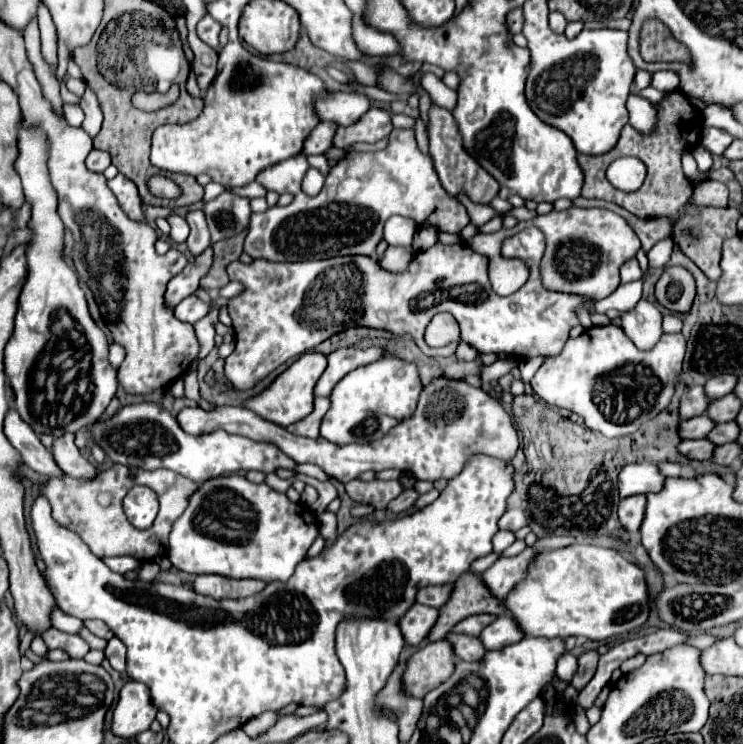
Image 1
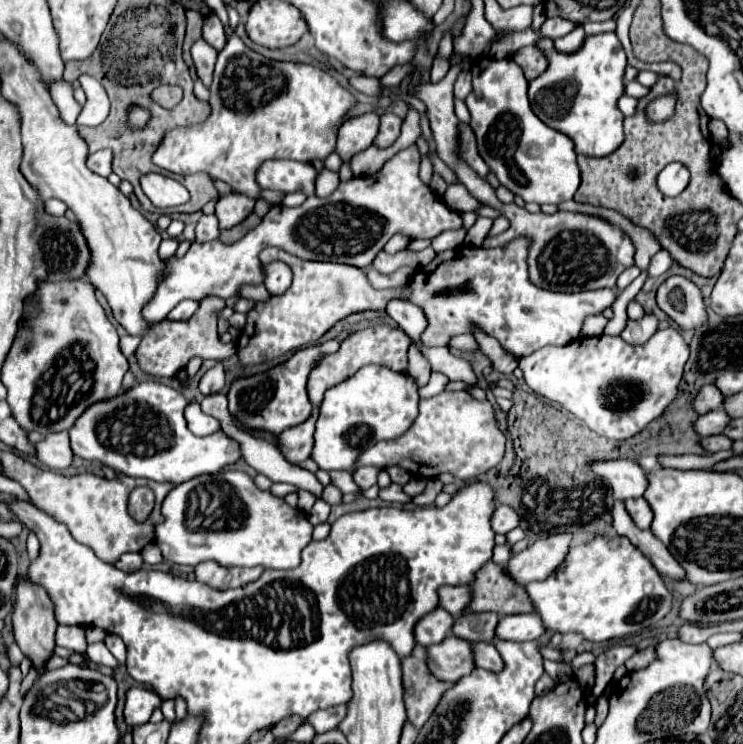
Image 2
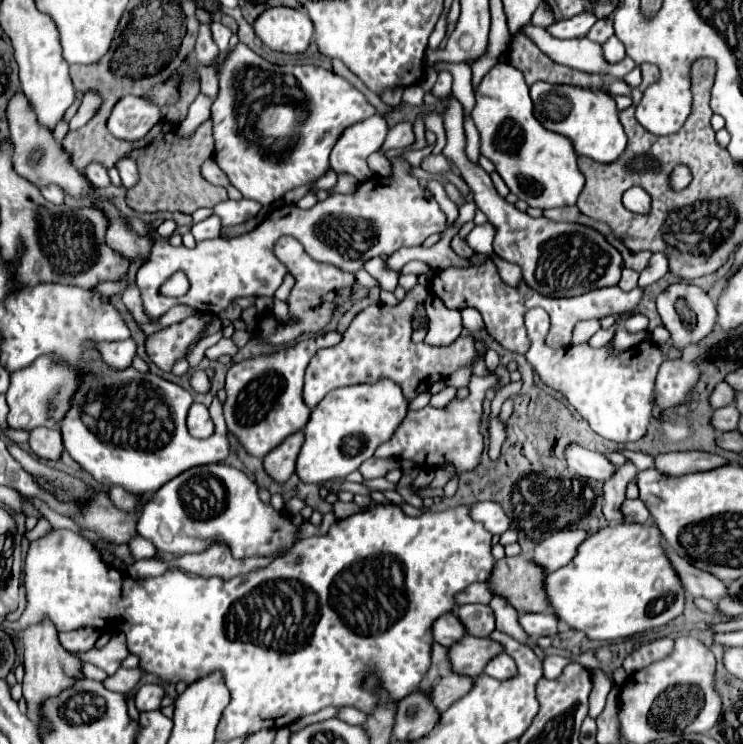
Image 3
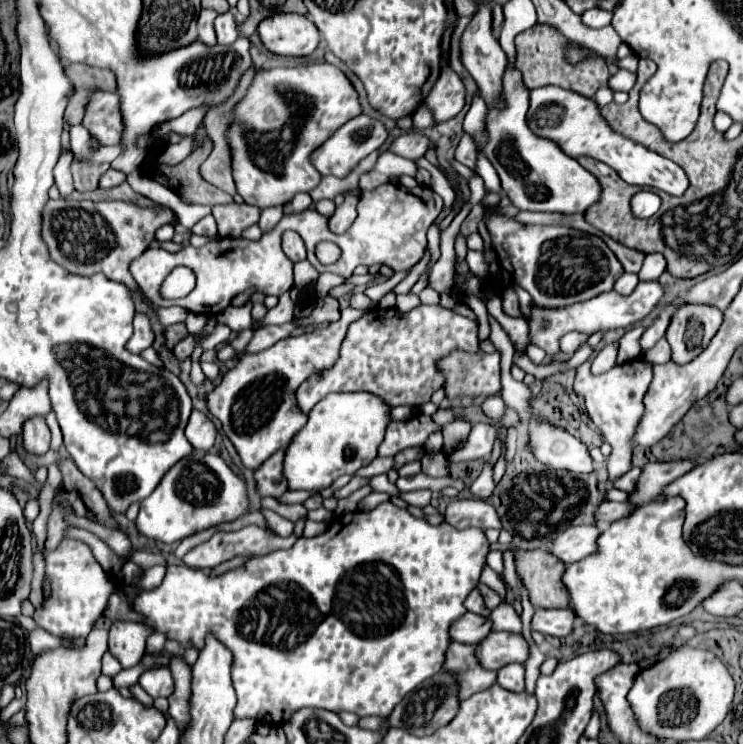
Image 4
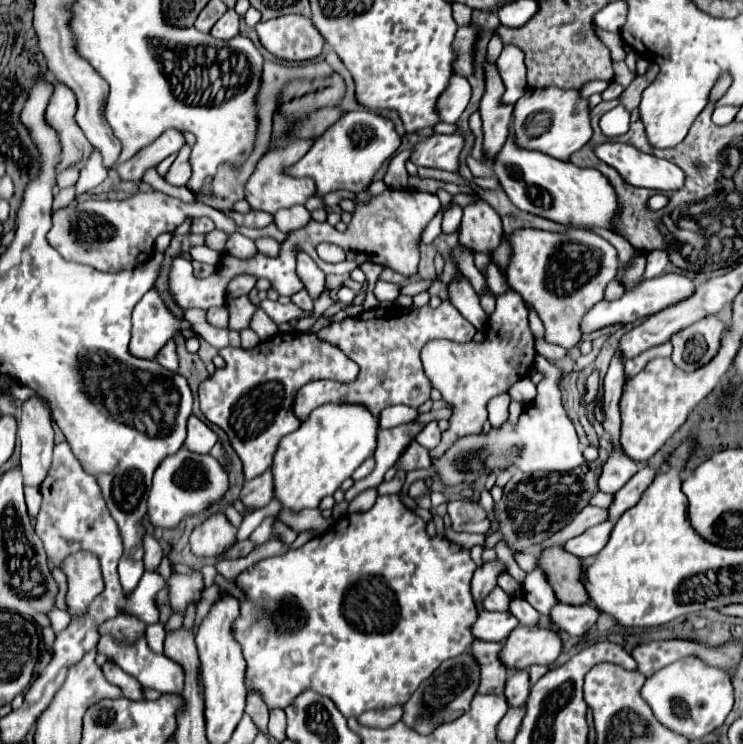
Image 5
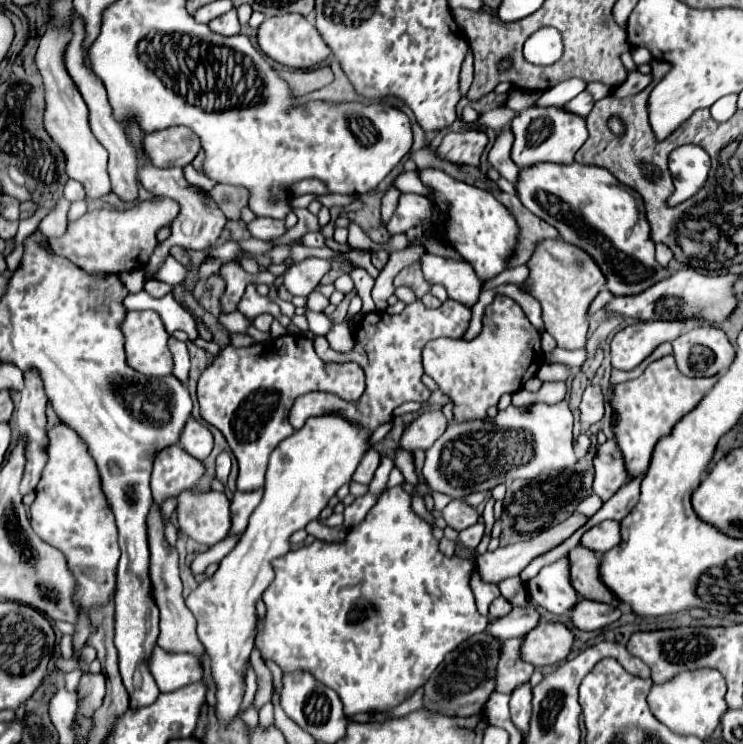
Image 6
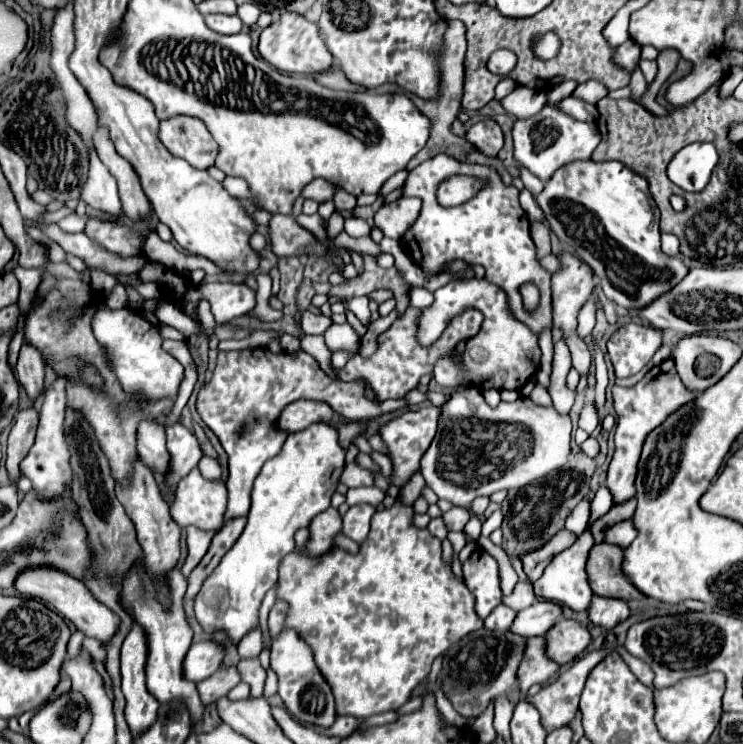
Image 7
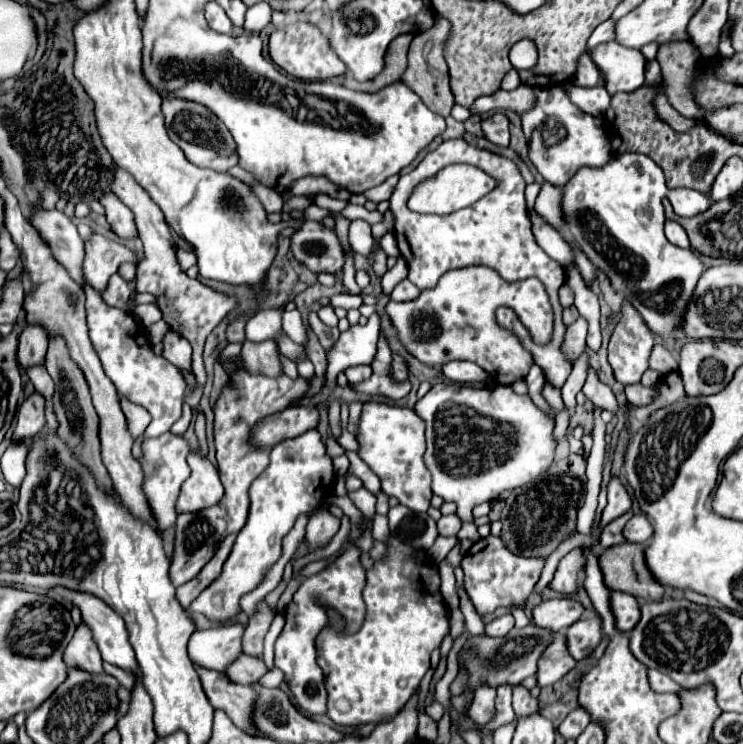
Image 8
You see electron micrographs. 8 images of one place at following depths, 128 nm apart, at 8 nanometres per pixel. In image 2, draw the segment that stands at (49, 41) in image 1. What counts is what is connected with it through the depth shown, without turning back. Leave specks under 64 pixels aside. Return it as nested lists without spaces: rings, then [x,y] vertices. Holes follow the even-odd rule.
[[[58,82],[54,86],[54,90],[50,90],[52,94],[52,100],[60,112],[60,118],[66,122],[66,124],[76,124],[76,118],[80,114],[80,106],[76,104],[74,96],[72,96],[72,84],[70,82]]]

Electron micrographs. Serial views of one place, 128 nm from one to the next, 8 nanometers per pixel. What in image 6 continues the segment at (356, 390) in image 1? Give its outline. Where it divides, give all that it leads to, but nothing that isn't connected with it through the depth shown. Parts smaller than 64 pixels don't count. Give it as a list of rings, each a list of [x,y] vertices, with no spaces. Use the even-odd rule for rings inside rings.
[[[336,414],[308,418],[300,430],[282,440],[272,452],[262,502],[252,512],[250,524],[236,548],[222,558],[214,576],[198,584],[186,598],[186,606],[198,620],[198,638],[211,658],[216,684],[216,716],[222,722],[228,722],[240,710],[245,693],[246,662],[256,637],[256,602],[274,580],[272,560],[284,556],[290,550],[290,536],[316,520],[336,490],[350,482],[366,448],[366,430],[350,426],[350,422]]]

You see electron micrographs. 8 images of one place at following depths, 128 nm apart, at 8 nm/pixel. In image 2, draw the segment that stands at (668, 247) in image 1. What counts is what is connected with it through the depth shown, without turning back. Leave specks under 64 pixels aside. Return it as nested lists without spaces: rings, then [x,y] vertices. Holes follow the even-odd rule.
[[[660,250],[658,254],[654,254],[654,258],[652,258],[652,262],[650,262],[648,276],[650,276],[650,278],[652,278],[652,276],[660,276],[660,274],[664,274],[670,266],[672,266],[670,254],[668,254],[666,250]]]

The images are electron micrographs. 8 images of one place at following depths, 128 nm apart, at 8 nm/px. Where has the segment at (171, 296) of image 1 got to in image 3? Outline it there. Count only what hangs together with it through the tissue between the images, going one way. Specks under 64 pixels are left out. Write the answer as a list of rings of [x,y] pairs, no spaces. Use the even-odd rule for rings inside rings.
[[[392,158],[392,166],[394,166],[392,176],[379,178],[375,184],[374,180],[370,178],[364,181],[364,184],[359,184],[358,190],[350,196],[334,194],[334,196],[326,198],[324,202],[318,202],[310,210],[300,210],[298,206],[280,206],[280,208],[272,210],[268,214],[268,218],[258,228],[254,228],[252,232],[248,232],[244,236],[236,236],[236,238],[222,238],[220,236],[214,240],[202,240],[196,244],[196,248],[186,248],[186,246],[176,248],[176,246],[168,244],[168,240],[158,238],[156,244],[152,246],[152,254],[150,254],[152,258],[148,256],[146,264],[140,266],[138,280],[136,280],[136,284],[142,292],[146,312],[154,318],[160,318],[172,306],[186,304],[186,306],[194,308],[196,312],[220,314],[222,310],[226,310],[226,306],[232,300],[236,300],[240,296],[274,296],[286,273],[281,271],[279,261],[273,254],[273,247],[278,238],[284,234],[294,236],[304,246],[306,254],[312,260],[332,264],[332,266],[340,268],[342,272],[352,272],[352,274],[358,272],[362,268],[362,264],[370,258],[392,256],[396,250],[400,250],[404,246],[420,246],[430,234],[442,232],[446,228],[446,214],[440,210],[440,206],[436,204],[431,192],[420,186],[416,178],[408,176],[408,166],[400,158]],[[176,270],[184,270],[186,276],[190,278],[190,292],[182,298],[162,298],[158,294],[158,288]]]

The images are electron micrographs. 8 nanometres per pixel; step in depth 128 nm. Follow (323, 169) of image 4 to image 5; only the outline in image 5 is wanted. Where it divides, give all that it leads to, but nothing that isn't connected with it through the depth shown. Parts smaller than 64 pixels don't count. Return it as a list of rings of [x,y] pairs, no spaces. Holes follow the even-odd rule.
[[[368,110],[346,112],[338,122],[328,126],[328,130],[314,140],[312,148],[302,160],[298,160],[292,166],[286,166],[286,174],[296,178],[312,176],[316,182],[316,196],[320,198],[336,190],[348,190],[358,194],[360,190],[366,190],[370,186],[374,174],[386,160],[390,160],[396,154],[400,144],[402,138],[398,136],[392,120]]]

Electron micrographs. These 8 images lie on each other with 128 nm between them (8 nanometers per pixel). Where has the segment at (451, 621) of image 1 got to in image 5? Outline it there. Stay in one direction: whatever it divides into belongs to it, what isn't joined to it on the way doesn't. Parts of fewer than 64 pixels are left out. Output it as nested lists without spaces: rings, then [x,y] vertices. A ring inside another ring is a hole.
[[[552,546],[546,548],[540,554],[538,564],[546,576],[550,578],[550,584],[558,592],[558,600],[566,604],[588,604],[590,596],[582,584],[582,560],[570,554],[564,546]]]

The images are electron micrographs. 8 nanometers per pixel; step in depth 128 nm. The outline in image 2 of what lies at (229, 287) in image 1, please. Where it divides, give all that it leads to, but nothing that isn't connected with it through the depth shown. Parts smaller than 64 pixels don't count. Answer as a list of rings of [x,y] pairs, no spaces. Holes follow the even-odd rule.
[[[244,286],[240,290],[240,296],[250,298],[250,300],[260,300],[260,302],[270,300],[270,292],[264,286]]]

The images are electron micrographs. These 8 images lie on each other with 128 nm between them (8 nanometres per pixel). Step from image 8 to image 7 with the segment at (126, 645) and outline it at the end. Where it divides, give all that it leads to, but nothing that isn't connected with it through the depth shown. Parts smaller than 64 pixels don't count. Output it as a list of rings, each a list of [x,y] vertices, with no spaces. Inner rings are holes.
[[[42,566],[40,570],[26,570],[24,574],[20,574],[20,578],[16,582],[16,590],[22,592],[22,596],[36,598],[36,600],[44,602],[48,608],[56,610],[66,620],[70,620],[88,638],[96,638],[102,646],[108,644],[118,632],[118,626],[120,626],[118,614],[114,614],[108,606],[98,602],[90,594],[90,590],[86,588],[84,582],[78,582],[76,578],[70,578],[68,574],[62,574],[60,570],[52,570],[50,566]]]

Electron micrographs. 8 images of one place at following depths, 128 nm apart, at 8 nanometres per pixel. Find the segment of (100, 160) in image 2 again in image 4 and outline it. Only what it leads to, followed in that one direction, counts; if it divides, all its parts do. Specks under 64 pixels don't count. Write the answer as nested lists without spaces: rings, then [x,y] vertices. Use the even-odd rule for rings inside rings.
[[[108,168],[102,174],[102,178],[100,178],[100,188],[114,188],[114,186],[120,186],[124,180],[126,180],[126,174],[124,172],[114,170],[114,168]]]

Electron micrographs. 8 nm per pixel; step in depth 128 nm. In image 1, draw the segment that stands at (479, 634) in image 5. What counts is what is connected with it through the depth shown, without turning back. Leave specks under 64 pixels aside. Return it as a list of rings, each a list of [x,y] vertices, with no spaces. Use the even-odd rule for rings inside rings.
[[[414,604],[406,616],[402,618],[400,630],[404,634],[404,640],[412,646],[422,646],[430,634],[430,630],[434,628],[434,624],[438,622],[438,610],[434,610],[432,606],[422,606],[422,604]]]

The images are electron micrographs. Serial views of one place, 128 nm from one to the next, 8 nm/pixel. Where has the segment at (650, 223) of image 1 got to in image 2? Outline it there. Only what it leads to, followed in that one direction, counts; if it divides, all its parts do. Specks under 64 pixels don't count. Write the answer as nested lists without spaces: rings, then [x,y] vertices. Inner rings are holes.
[[[574,200],[570,202],[562,202],[558,206],[558,210],[562,212],[580,212],[580,214],[588,214],[588,216],[598,216],[598,218],[604,218],[606,222],[618,226],[634,244],[636,248],[636,254],[634,254],[634,264],[640,268],[640,270],[646,270],[648,264],[650,264],[650,258],[660,250],[660,244],[656,242],[656,238],[644,230],[644,228],[638,228],[634,226],[632,222],[628,222],[622,214],[618,214],[616,210],[608,210],[608,208],[596,208],[596,206],[590,206],[590,204],[578,204]]]

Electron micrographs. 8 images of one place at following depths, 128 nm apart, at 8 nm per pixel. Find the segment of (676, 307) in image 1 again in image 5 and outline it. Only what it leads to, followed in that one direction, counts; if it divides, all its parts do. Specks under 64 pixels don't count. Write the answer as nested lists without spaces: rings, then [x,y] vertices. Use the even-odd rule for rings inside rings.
[[[716,316],[704,318],[694,326],[680,330],[672,336],[672,360],[684,372],[694,372],[700,366],[706,366],[720,350],[724,332],[724,322]]]

